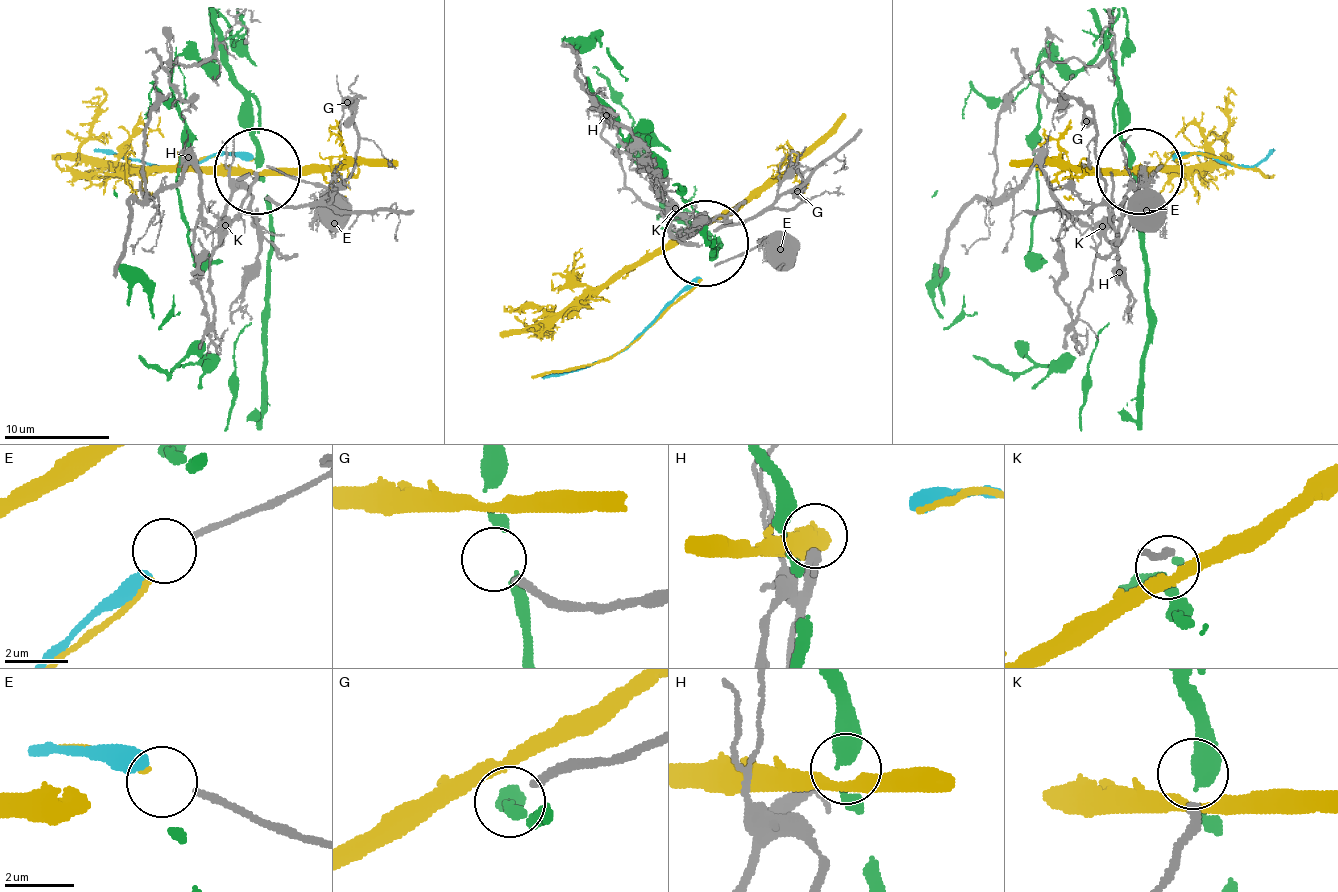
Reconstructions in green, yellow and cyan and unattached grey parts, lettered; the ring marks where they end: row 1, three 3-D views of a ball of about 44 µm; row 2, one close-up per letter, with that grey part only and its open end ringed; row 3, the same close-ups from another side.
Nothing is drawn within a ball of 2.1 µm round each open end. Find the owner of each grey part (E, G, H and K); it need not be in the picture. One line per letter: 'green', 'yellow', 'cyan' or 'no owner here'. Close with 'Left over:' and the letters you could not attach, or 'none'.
E: yellow
G: no owner here
H: no owner here
K: no owner here
Left over: G, H, K

